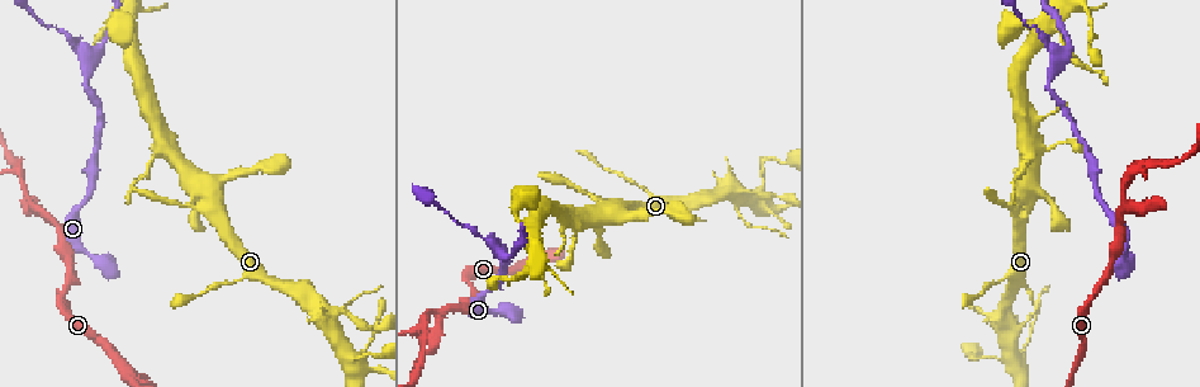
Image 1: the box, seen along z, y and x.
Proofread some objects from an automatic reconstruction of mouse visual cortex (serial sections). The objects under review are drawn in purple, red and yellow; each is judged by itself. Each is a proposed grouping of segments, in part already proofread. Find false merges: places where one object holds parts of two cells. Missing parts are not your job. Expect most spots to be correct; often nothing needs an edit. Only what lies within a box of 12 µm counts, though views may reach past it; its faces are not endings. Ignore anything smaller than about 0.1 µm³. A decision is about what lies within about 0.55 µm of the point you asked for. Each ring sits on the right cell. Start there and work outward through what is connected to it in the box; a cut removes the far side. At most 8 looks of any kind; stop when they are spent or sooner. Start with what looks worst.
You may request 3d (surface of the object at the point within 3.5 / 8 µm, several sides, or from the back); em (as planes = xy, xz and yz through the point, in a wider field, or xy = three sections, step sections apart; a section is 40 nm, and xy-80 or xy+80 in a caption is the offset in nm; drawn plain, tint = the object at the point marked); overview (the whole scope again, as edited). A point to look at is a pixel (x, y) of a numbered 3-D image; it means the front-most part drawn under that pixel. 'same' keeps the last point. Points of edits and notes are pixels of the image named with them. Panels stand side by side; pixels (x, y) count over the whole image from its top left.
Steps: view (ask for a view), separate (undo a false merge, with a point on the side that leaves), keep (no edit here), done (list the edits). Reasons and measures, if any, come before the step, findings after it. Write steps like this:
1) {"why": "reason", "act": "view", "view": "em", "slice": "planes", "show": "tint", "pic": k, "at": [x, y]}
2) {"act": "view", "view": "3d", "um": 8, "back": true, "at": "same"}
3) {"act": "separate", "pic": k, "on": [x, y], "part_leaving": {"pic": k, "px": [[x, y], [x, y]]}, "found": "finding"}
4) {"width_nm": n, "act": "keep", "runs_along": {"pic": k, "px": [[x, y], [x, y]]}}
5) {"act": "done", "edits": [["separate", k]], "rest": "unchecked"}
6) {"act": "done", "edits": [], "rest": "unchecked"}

{"why": "side arm on a straight run", "act": "view", "view": "3d", "um": 8, "pic": 1, "at": [1074, 369]}

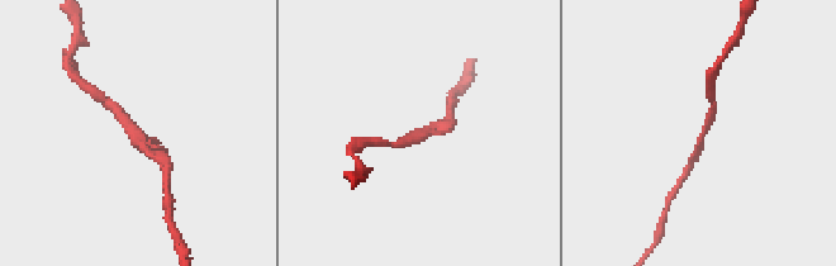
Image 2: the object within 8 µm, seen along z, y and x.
{"why": "closer look", "act": "view", "view": "3d", "um": 3.5, "back": true, "pic": 2, "at": [419, 135]}

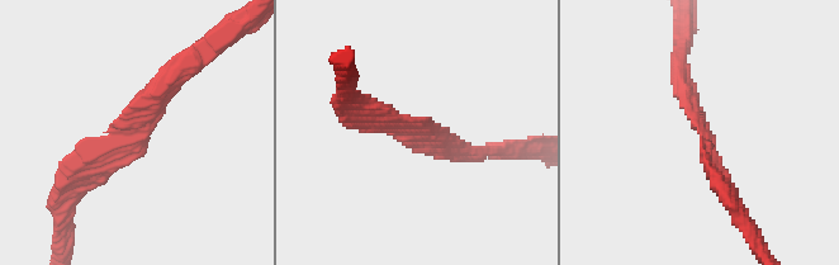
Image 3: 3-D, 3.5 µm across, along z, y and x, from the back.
{"arms": 3, "arm_widths_nm": [150, 200, 250], "act": "view", "view": "em", "slice": "xy", "step": 5, "show": "tint", "pic": 3, "at": [141, 120]}

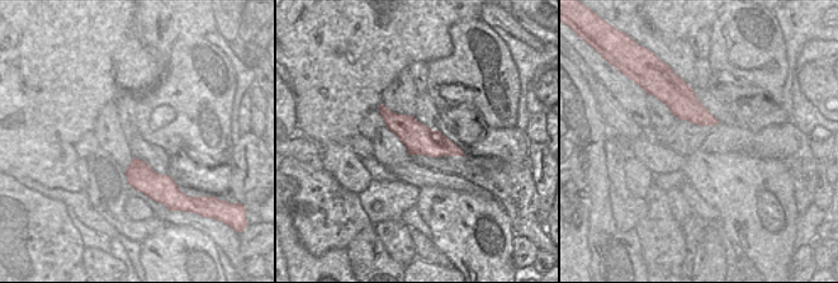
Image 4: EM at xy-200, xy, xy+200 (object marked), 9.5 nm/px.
{"act": "keep", "runs_along": {"pic": 3, "px": [[193, 55], [88, 184]]}, "found": "one cell here"}

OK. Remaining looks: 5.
{"why": "three arms meet", "act": "view", "view": "em", "slice": "xy", "step": 5, "show": "tint", "pic": 1, "at": [21, 171]}

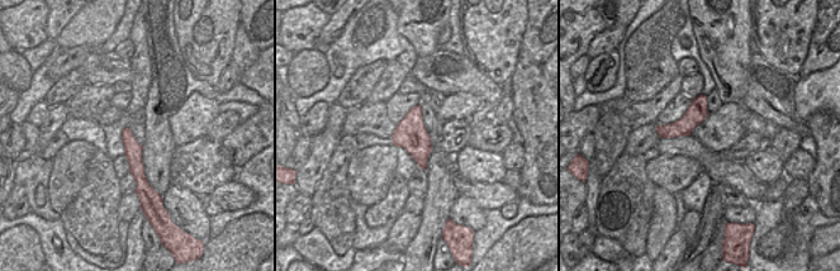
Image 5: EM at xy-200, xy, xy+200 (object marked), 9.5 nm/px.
{"act": "view", "view": "3d", "um": 3.5, "at": "same"}

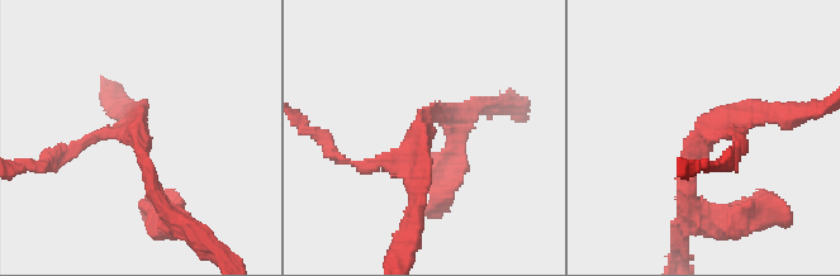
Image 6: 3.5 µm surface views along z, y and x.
{"arms": 3, "arm_widths_nm": [150, 200, 200], "act": "keep", "runs_along": {"pic": 6, "px": [[688, 205], [688, 158], [717, 123], [792, 115]]}, "found": "continuous, no second cell"}

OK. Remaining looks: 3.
{"why": "a fork", "act": "view", "view": "em", "slice": "planes", "show": "tint", "pic": 1, "at": [1057, 58]}

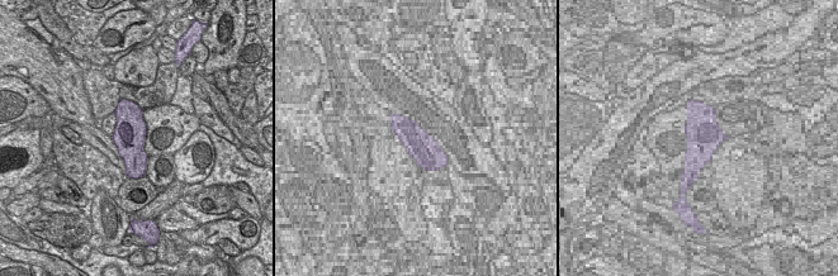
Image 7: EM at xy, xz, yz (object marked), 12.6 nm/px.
{"why": "wider look", "act": "view", "view": "3d", "um": 3.5, "at": "same"}

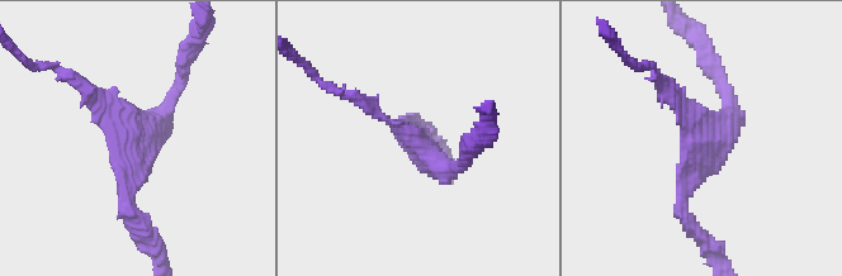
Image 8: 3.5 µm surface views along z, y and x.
{"arm_widths_nm": [150, 200, 300], "act": "keep", "runs_along": {"pic": 8, "px": [[137, 223], [129, 141], [83, 86]]}, "found": "all the same cell"}

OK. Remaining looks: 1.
{"act": "done", "edits": [], "rest": "unchecked"}

